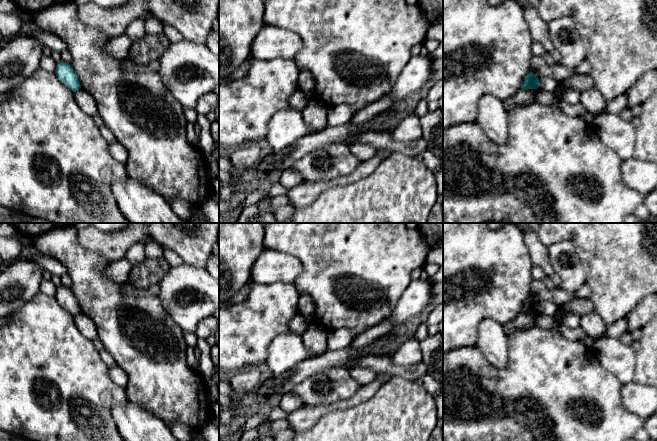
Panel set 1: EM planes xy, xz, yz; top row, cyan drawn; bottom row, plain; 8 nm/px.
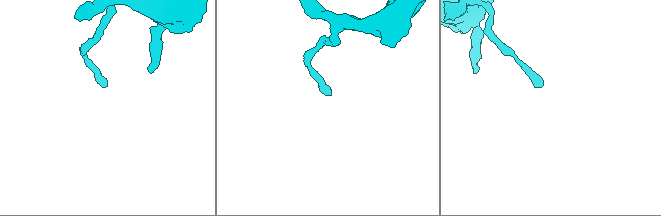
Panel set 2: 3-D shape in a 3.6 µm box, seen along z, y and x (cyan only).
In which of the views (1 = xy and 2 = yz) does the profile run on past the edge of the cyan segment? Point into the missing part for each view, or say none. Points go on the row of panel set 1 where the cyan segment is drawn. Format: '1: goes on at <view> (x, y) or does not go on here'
1: does not go on here
2: does not go on here

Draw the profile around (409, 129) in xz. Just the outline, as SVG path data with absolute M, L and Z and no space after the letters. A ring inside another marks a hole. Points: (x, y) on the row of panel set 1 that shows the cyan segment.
M412 115L401 120L392 131L390 136L401 142L410 142L422 139L423 129L419 117Z

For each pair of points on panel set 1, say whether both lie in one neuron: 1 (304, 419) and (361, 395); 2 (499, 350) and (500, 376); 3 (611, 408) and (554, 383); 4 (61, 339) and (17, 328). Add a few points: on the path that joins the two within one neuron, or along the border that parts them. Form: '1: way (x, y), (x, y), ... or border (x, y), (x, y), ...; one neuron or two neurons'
1: way (318, 411), (347, 403); one neuron
2: border (509, 347), (503, 368), (482, 354); two neurons
3: way (597, 398), (584, 394), (568, 394); one neuron
4: way (50, 339), (28, 339); one neuron

